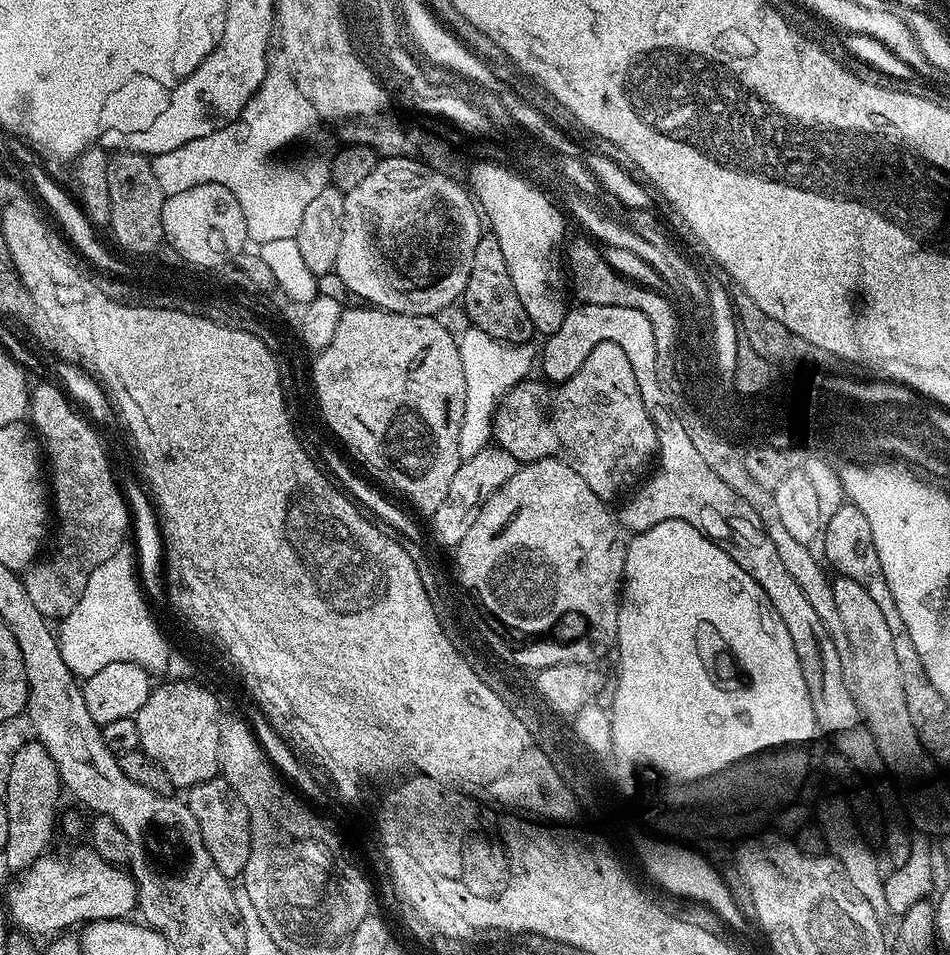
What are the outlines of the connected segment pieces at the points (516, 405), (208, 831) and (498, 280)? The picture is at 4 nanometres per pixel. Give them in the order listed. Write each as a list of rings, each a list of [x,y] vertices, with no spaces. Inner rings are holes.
[[[602,342],[586,358],[578,371],[567,377],[565,384],[548,389],[540,380],[525,378],[509,388],[503,400],[496,405],[496,417],[492,420],[492,435],[495,443],[506,449],[521,462],[564,459],[578,474],[582,475],[590,490],[604,503],[635,489],[645,475],[646,466],[658,453],[657,432],[651,416],[643,405],[634,368],[626,350],[614,342]]]
[[[223,778],[198,782],[187,789],[186,803],[194,818],[198,818],[198,830],[202,830],[202,842],[206,842],[210,858],[214,858],[214,866],[218,866],[224,876],[239,877],[250,858],[250,818],[234,786]]]
[[[484,234],[475,247],[474,266],[470,269],[469,281],[466,282],[462,295],[463,302],[469,318],[472,319],[469,321],[498,341],[520,342],[527,337],[524,336],[527,332],[533,331],[526,310],[514,290],[510,270],[506,270],[502,246],[498,246],[498,238],[494,235]]]

